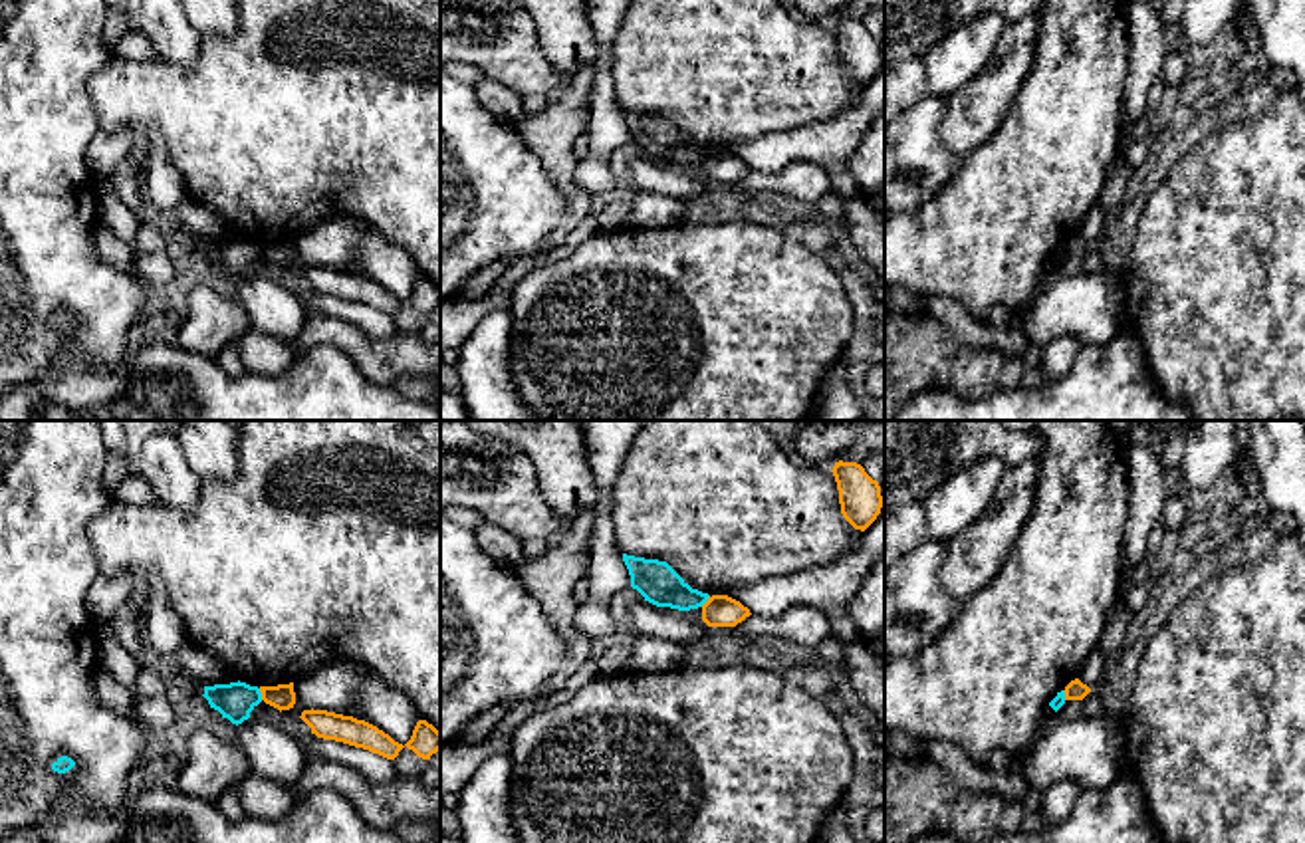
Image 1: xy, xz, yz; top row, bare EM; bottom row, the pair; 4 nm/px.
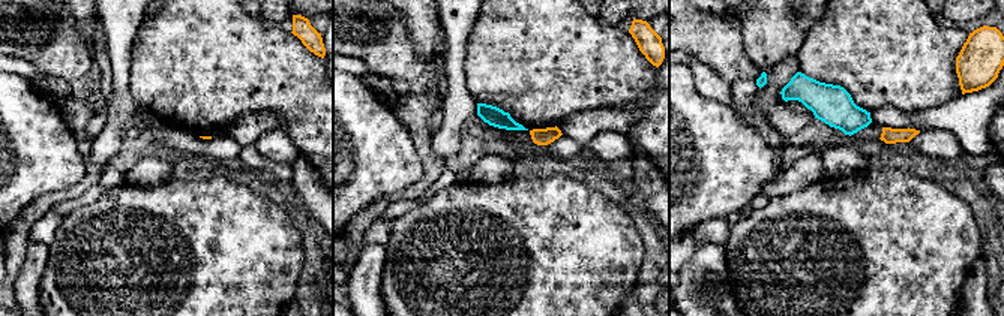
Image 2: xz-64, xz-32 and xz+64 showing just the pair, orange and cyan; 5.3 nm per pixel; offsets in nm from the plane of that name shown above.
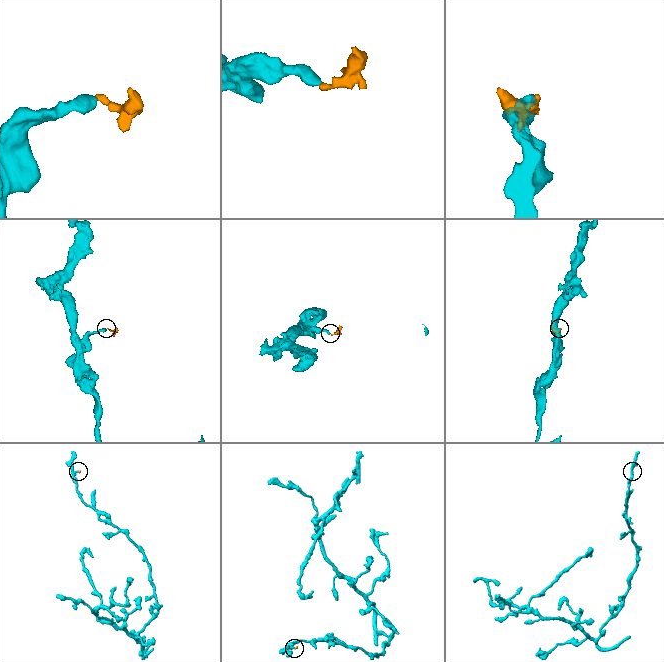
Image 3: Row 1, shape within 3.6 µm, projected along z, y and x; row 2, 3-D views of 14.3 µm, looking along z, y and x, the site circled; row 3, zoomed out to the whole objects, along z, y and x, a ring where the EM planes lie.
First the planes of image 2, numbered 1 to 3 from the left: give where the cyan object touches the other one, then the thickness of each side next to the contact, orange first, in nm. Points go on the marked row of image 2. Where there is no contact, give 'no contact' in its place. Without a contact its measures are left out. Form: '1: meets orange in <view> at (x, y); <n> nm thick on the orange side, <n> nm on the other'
1: no contact
2: no contact
3: no contact

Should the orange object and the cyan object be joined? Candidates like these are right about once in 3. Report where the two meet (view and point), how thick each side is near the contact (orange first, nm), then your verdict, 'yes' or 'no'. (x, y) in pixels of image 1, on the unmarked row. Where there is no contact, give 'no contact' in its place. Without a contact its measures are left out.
xy (262, 250) | 110/150 nm | no

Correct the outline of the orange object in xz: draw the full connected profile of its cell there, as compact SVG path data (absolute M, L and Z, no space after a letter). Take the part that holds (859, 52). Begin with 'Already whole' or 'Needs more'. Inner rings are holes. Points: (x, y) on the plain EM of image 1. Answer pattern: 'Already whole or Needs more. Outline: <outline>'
Already whole. Outline: M835 18L833 32L839 46L839 60L843 73L865 87L881 69L883 52L881 42L857 18Z

